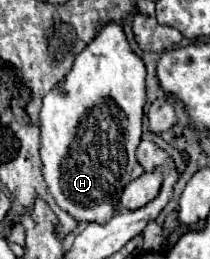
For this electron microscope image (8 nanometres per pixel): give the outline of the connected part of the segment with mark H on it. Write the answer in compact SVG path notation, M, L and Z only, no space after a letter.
M106 24L98 36L76 56L70 74L44 96L40 110L40 156L48 190L56 204L78 222L106 224L116 214L122 190L136 166L136 148L142 136L142 108L146 102L144 62L130 50L122 28Z

